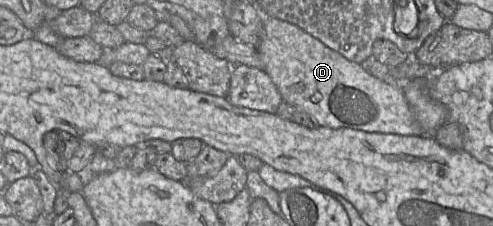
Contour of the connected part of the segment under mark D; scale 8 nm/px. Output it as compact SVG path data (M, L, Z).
M264 17L262 37L256 49L263 60L264 71L271 77L283 100L308 113L318 126L399 135L423 135L401 86L392 86L373 76L360 63L348 60L300 27L275 17Z

